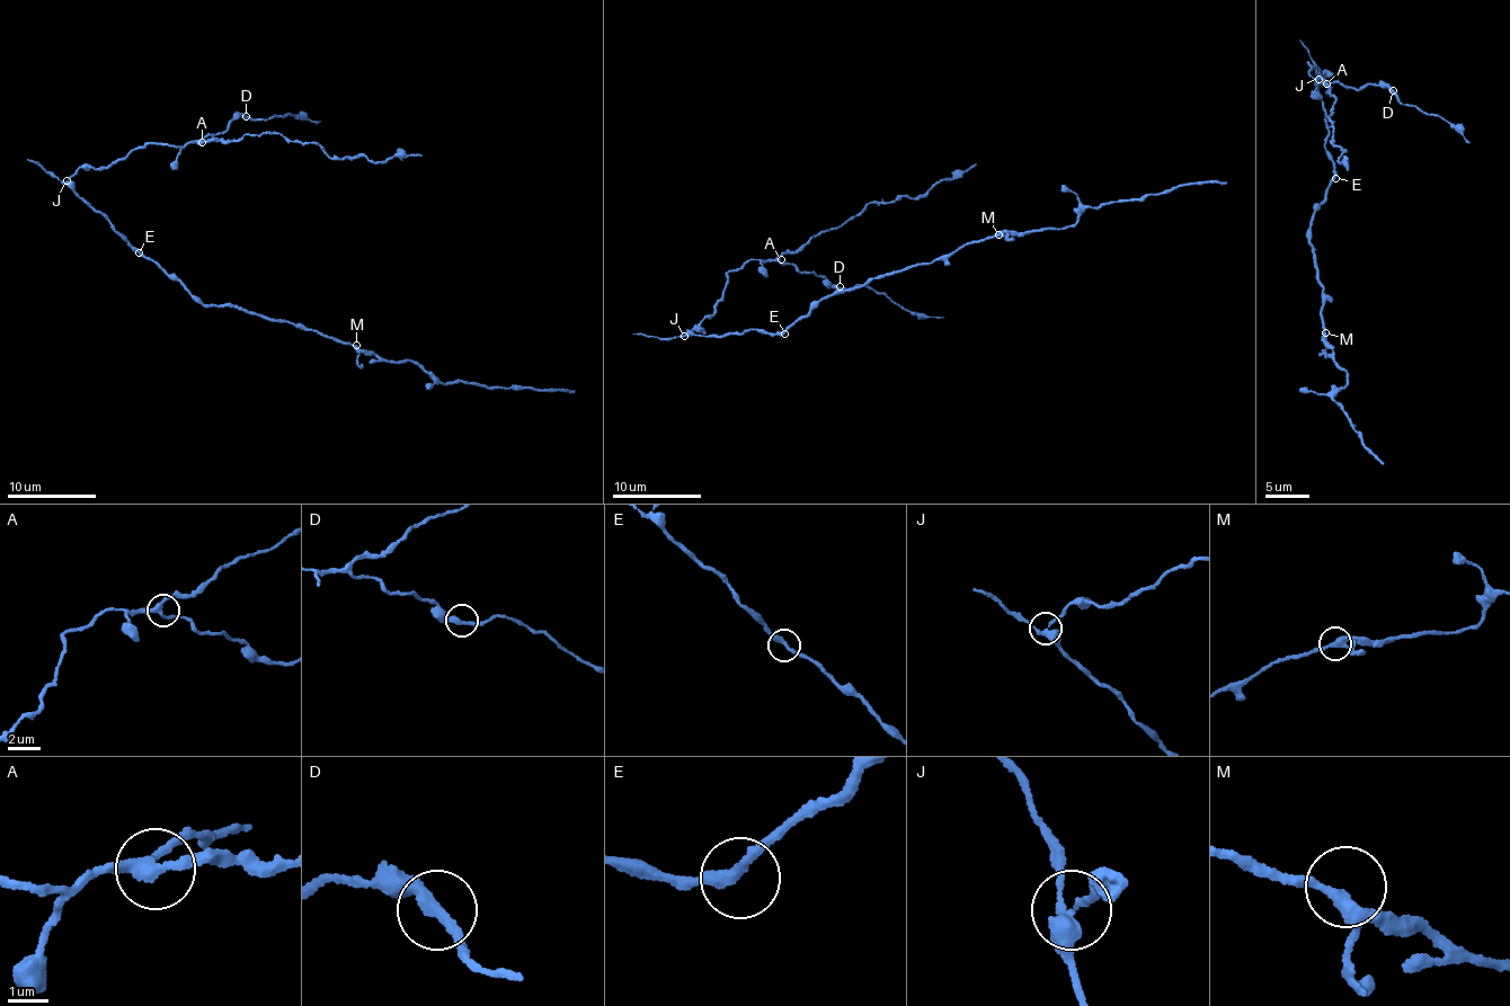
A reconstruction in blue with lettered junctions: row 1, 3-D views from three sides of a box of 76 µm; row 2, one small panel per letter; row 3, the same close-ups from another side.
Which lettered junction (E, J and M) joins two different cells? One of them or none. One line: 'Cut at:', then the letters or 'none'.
Cut at: J

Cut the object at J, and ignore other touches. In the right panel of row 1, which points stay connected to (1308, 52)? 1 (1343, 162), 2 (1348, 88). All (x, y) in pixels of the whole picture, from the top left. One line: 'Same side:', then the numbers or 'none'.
Same side: none

